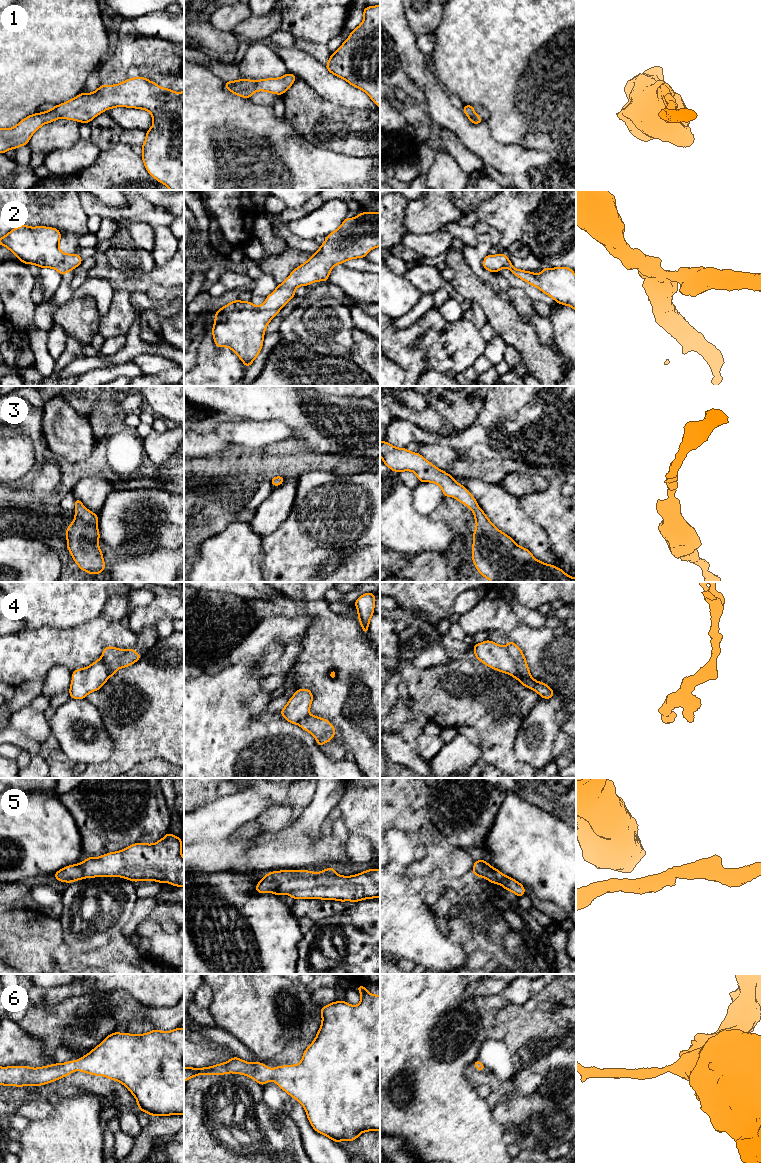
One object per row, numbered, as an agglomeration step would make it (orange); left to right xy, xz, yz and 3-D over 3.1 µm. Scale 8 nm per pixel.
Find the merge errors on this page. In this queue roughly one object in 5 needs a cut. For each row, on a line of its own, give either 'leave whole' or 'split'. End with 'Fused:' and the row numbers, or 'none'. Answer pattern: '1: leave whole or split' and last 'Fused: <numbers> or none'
1: leave whole
2: leave whole
3: leave whole
4: split
5: leave whole
6: leave whole
Fused: 4

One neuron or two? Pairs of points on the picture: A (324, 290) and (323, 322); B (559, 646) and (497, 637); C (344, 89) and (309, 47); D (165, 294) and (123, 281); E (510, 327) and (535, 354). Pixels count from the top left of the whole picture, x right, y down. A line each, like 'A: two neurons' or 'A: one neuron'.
A: two neurons
B: two neurons
C: two neurons
D: two neurons
E: one neuron

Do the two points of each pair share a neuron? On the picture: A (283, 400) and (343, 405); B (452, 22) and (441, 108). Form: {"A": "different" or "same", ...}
{"A": "same", "B": "different"}

